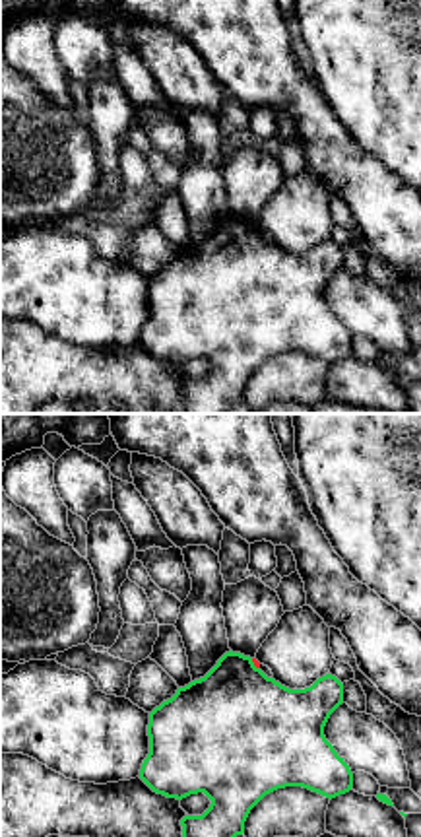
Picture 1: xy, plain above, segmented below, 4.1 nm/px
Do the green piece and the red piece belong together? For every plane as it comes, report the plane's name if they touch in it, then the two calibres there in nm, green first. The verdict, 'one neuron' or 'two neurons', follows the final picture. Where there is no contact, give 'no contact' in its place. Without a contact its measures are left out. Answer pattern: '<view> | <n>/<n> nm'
xy | 460/20 nm

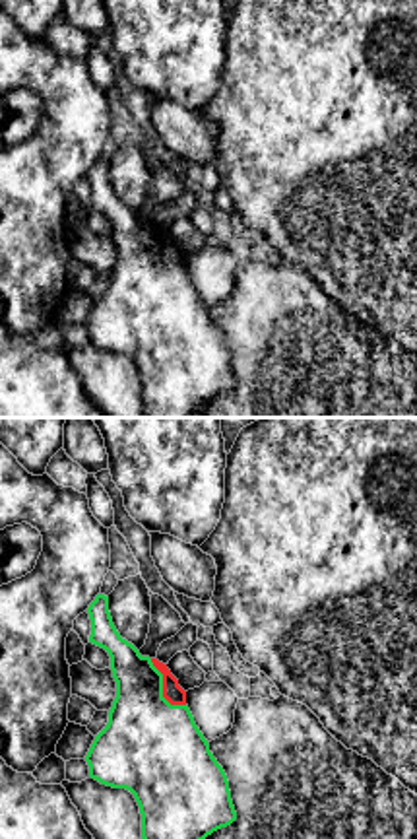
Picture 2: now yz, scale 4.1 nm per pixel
yz | 400/80 nm

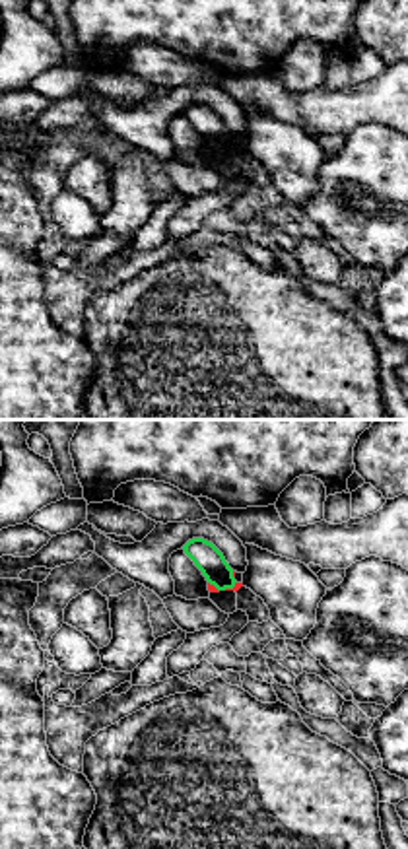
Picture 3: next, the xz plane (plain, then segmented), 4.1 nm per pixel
xz | 120/30 nm

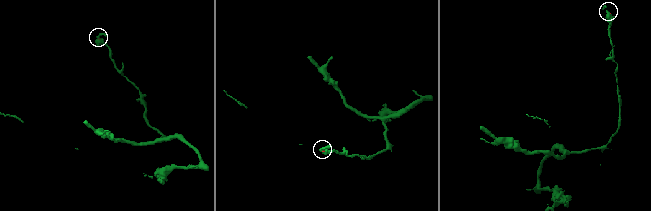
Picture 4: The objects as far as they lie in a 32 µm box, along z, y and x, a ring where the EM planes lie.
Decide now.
one neuron

